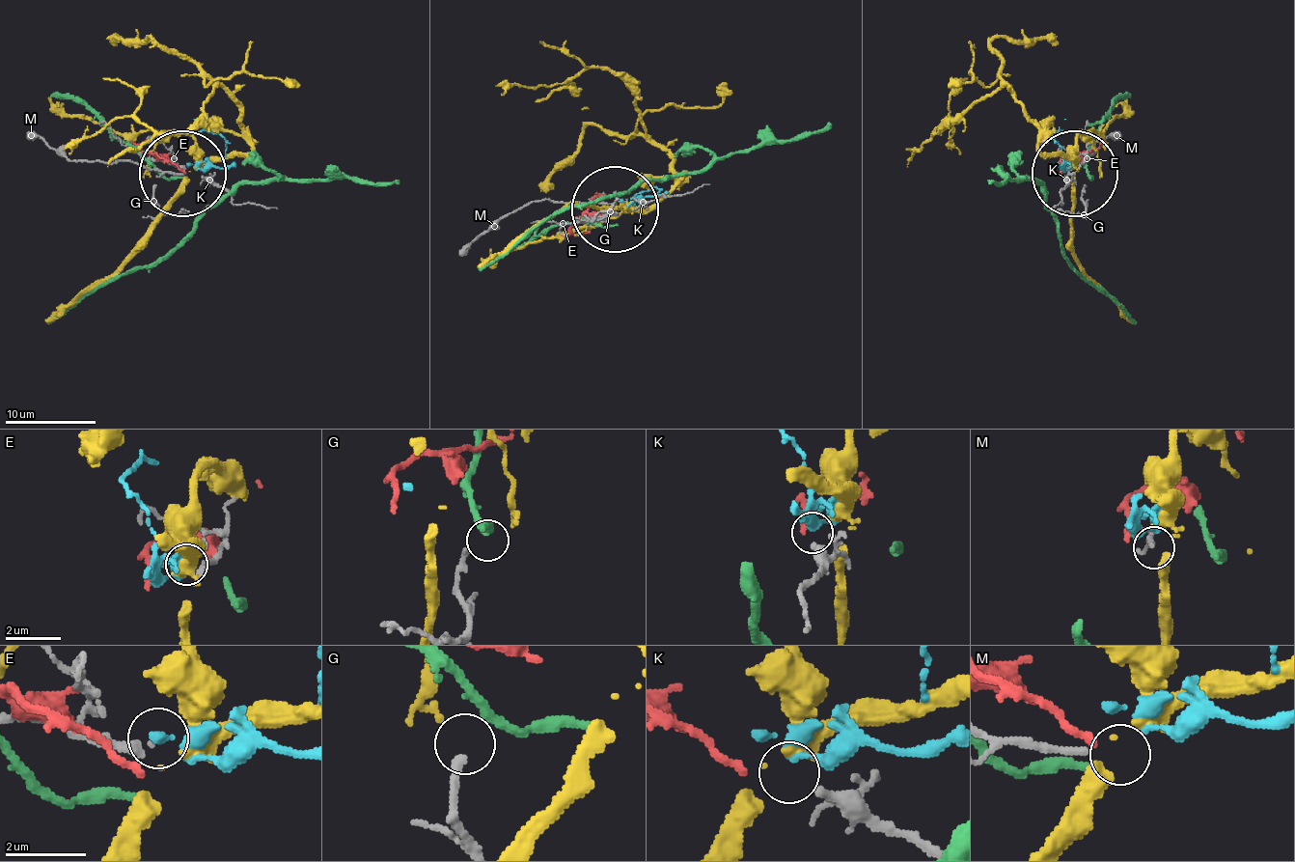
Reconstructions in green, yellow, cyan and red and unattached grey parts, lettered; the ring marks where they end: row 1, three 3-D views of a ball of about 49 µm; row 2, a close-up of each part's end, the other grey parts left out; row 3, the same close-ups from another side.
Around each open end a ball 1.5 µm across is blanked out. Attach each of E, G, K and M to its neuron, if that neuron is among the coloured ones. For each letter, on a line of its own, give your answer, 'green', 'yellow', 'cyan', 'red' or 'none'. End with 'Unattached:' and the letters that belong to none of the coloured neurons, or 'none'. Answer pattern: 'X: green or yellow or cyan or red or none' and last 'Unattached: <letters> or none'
E: cyan
G: none
K: none
M: none
Unattached: G, K, M

